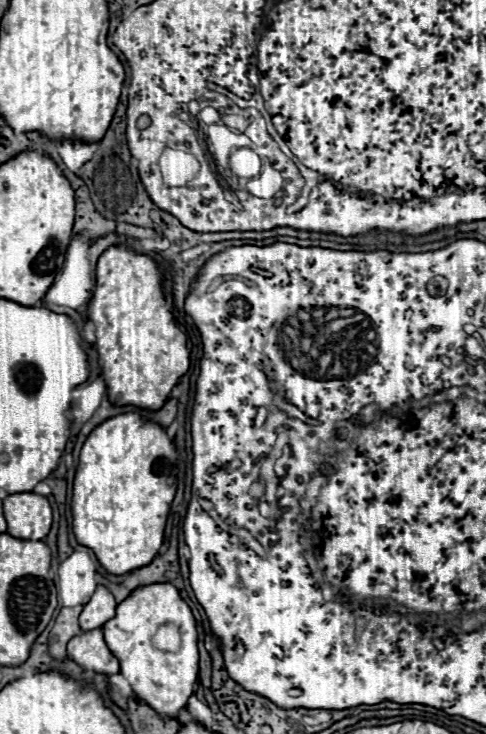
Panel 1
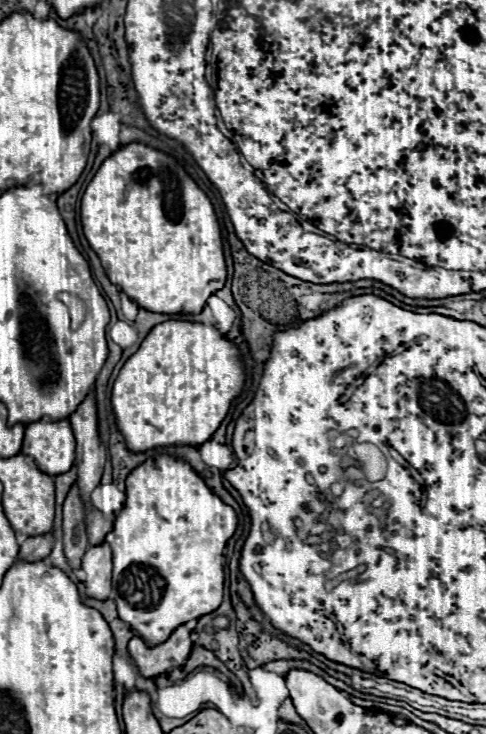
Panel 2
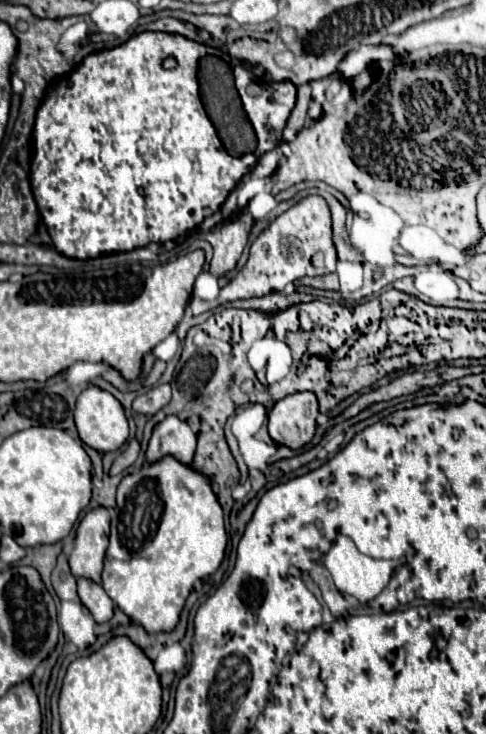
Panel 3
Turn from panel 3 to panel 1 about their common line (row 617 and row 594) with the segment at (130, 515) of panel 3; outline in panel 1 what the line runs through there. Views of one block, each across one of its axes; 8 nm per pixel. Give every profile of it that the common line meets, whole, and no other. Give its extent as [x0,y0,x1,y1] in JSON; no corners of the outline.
[102,582,198,718]

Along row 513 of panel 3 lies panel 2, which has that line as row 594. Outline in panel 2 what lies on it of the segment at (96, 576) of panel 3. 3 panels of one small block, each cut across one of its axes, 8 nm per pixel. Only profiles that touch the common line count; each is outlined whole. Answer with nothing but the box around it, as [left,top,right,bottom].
[82,542,112,600]

